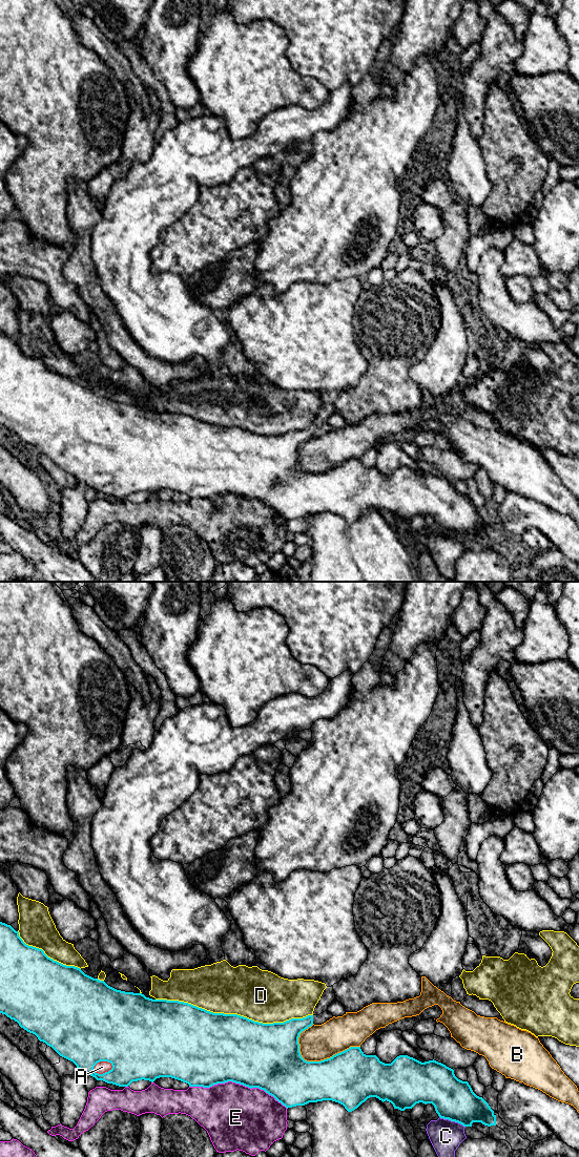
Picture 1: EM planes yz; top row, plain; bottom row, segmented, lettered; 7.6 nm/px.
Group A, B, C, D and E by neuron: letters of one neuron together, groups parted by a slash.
A / B / C / D / E

